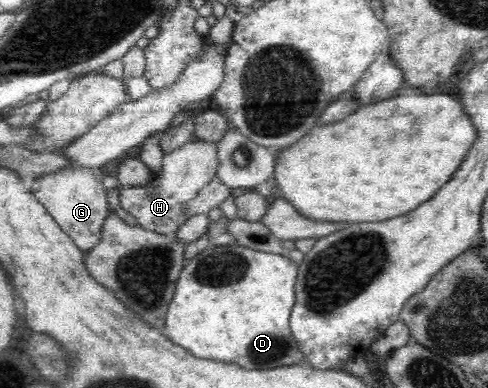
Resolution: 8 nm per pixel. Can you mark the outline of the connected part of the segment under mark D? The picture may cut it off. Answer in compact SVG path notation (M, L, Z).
M238 243L207 247L186 260L168 307L163 334L199 359L233 362L250 370L299 364L304 355L289 331L297 274L298 266L289 260L287 254L265 253Z

